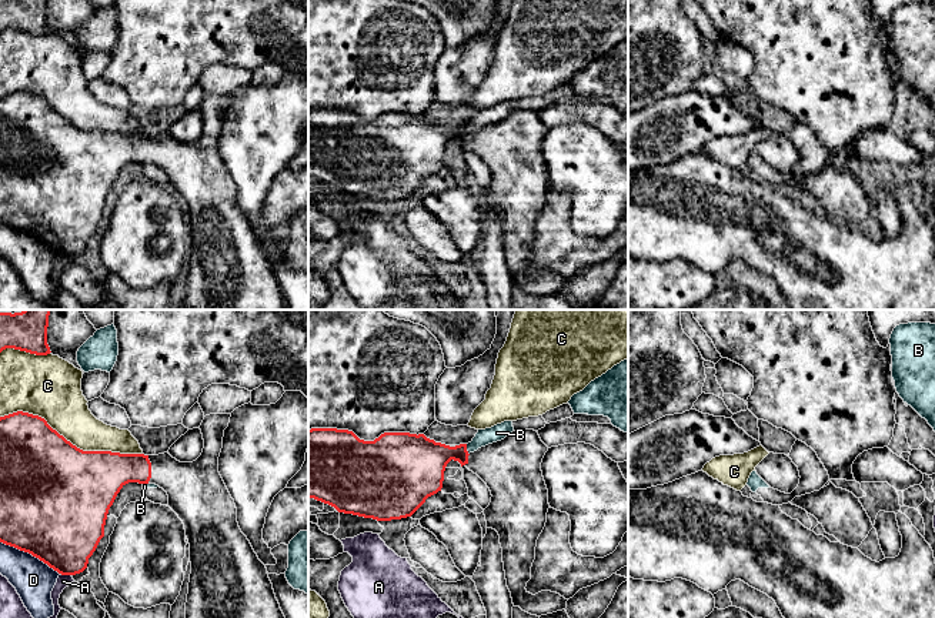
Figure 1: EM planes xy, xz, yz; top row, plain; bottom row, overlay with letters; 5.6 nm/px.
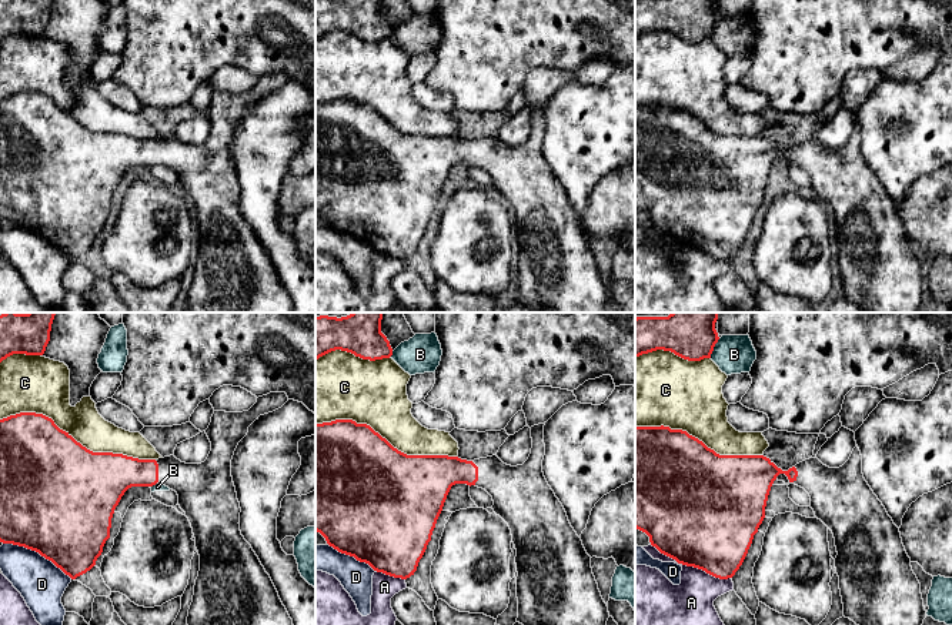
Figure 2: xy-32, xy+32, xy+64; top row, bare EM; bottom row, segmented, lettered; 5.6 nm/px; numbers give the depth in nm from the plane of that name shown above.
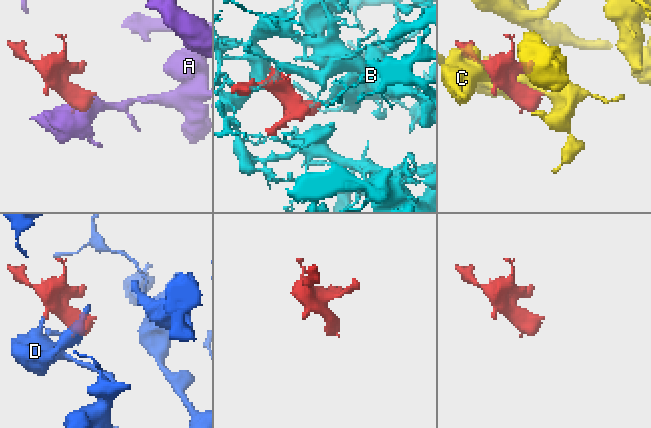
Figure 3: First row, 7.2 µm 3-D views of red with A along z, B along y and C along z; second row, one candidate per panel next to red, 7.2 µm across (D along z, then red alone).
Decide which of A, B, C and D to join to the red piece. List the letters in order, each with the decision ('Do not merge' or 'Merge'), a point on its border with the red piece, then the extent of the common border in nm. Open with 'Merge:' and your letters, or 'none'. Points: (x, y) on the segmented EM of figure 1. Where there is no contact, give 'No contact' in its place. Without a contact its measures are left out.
Merge: none
A: Do not merge. Touches red at xy (66, 574). Shared border 70 nm
B: Do not merge. Touches red at xz (466, 450). Shared border 70 nm
C: Do not merge. Touches red at xy (70, 443). Shared border 850 nm
D: Do not merge. Touches red at xy (30, 553). Shared border 380 nm

